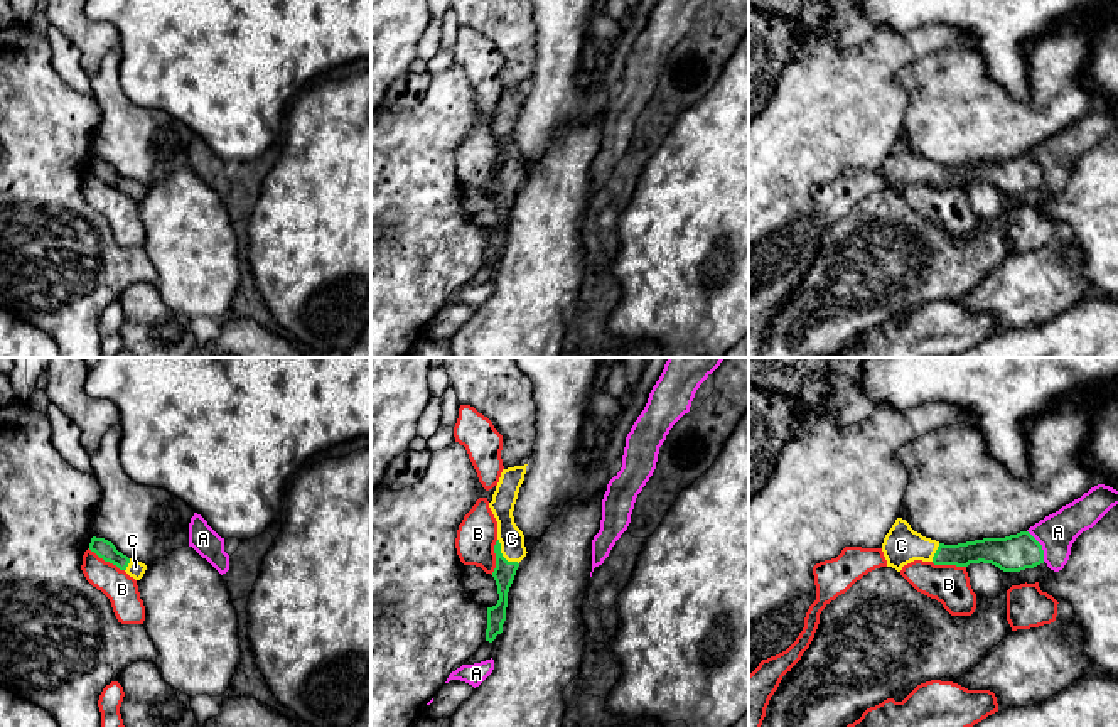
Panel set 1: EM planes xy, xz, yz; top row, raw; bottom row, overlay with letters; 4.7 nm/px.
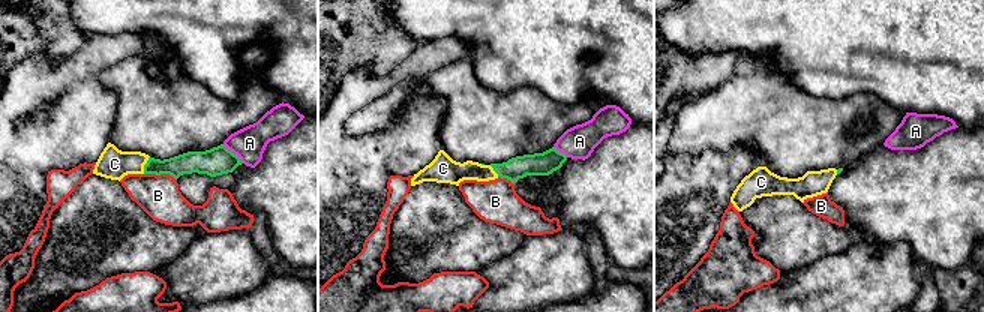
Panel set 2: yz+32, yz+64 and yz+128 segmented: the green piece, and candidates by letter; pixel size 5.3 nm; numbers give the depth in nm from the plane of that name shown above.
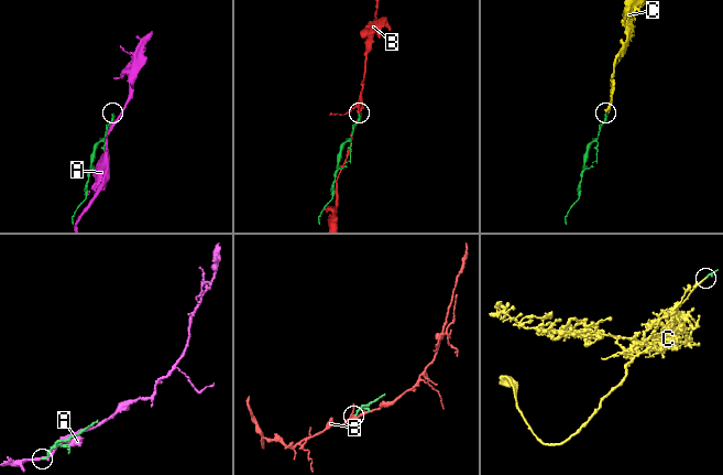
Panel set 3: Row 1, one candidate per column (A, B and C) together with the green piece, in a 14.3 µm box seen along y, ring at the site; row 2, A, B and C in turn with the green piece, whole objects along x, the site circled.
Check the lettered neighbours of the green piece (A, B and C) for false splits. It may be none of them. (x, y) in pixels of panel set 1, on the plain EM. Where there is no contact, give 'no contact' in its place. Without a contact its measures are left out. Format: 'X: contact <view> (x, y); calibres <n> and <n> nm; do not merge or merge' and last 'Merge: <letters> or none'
A: contact yz (1041, 167); calibres 180 and 180 nm; do not merge
B: contact xy (107, 183); calibres 90 and 150 nm; do not merge
C: contact xz (501, 177); calibres 100 and 120 nm; merge
Merge: C

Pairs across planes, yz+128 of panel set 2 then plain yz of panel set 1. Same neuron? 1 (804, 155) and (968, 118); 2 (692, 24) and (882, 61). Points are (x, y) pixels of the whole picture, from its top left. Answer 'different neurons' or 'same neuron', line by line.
1: same neuron
2: different neurons

